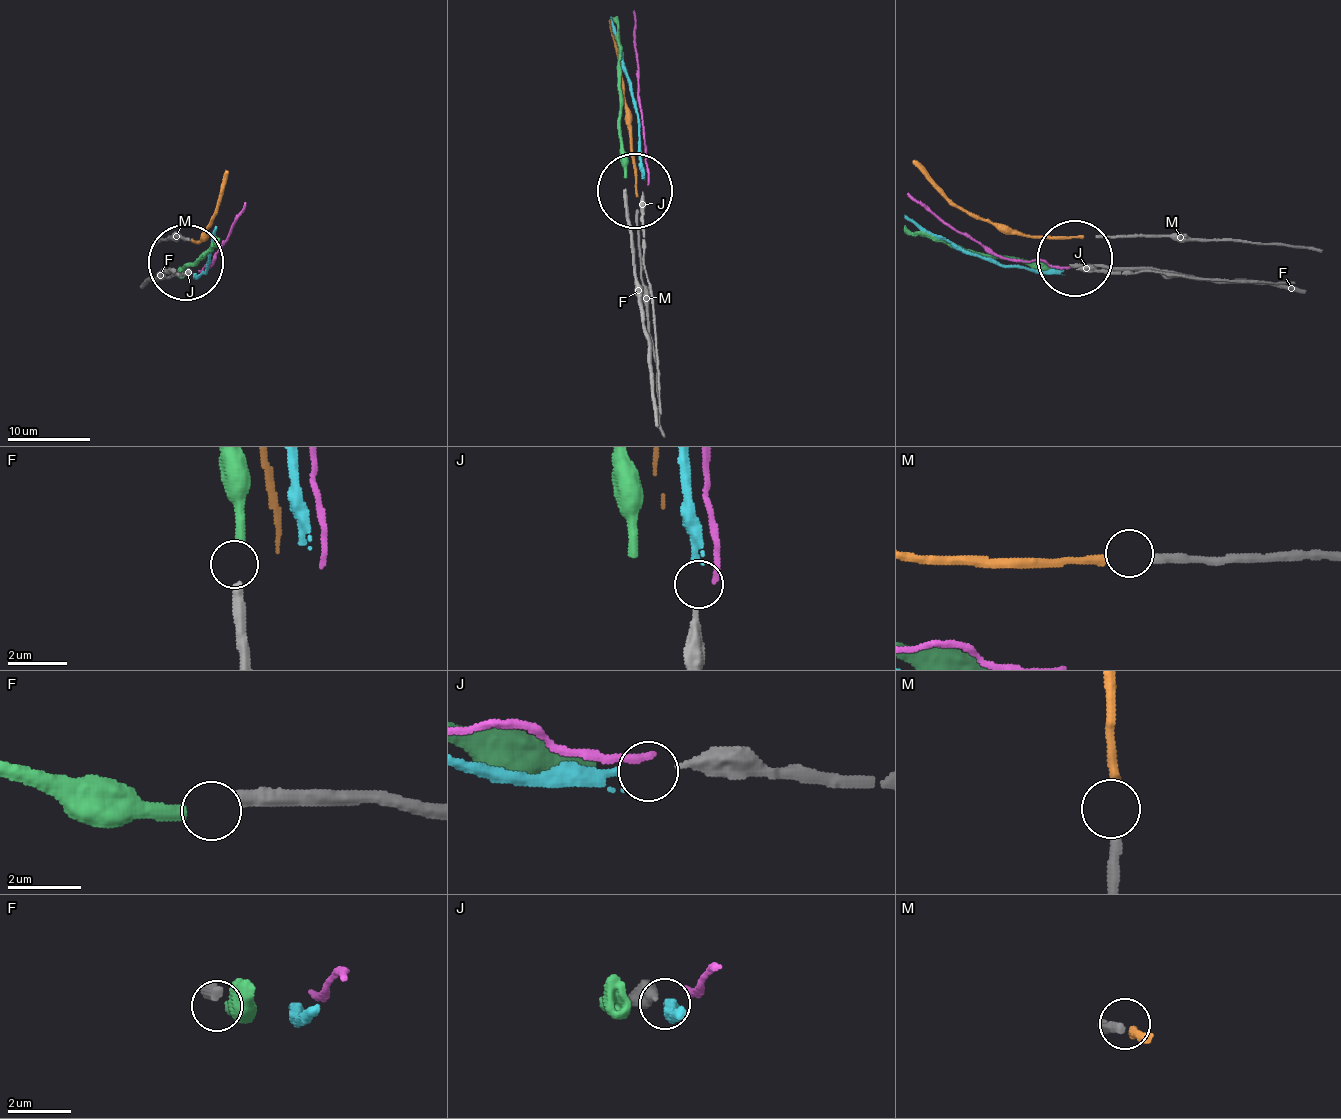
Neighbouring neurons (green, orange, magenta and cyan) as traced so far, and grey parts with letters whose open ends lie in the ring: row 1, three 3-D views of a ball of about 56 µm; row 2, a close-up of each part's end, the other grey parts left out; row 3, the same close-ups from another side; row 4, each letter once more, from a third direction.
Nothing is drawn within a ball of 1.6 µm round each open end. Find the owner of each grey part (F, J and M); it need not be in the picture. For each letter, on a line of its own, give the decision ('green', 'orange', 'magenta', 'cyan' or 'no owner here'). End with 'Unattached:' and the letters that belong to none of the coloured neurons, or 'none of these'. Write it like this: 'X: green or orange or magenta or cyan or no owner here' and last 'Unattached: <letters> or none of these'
F: green
J: no owner here
M: orange
Unattached: J

